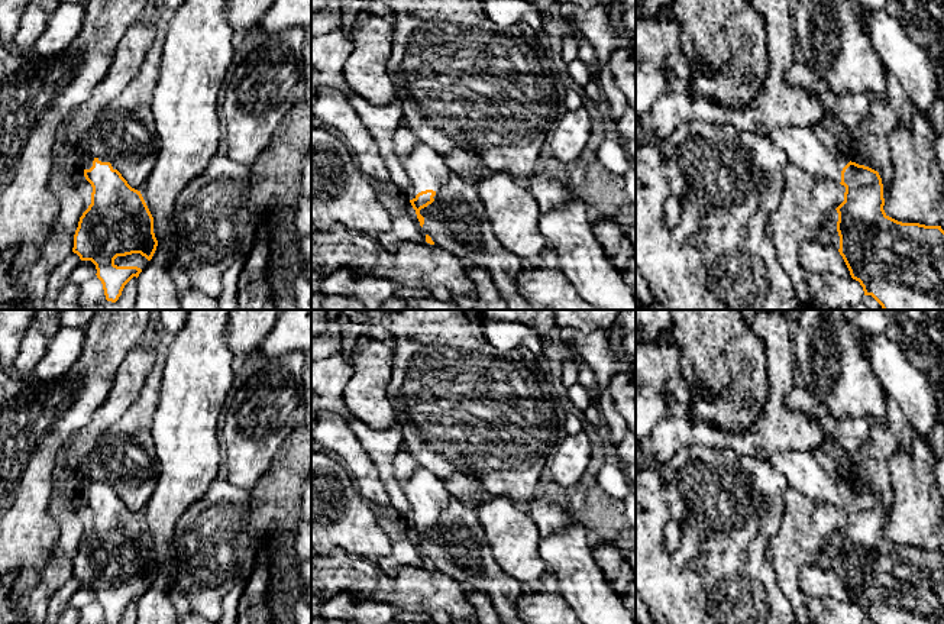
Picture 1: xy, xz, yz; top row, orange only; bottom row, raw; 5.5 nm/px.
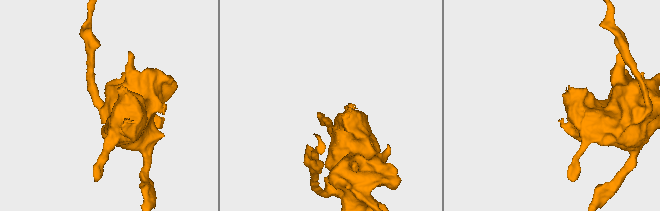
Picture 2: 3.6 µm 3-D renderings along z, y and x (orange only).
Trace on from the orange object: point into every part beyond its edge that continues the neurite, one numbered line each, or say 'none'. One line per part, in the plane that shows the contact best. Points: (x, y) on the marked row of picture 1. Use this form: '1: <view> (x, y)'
1: xy (135, 259)
2: xz (426, 168)

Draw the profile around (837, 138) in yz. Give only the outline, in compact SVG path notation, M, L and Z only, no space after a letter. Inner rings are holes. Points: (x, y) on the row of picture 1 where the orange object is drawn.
M824 111L822 120L812 130L831 152L841 153L846 159L863 165L864 152L860 129L848 129L831 111Z

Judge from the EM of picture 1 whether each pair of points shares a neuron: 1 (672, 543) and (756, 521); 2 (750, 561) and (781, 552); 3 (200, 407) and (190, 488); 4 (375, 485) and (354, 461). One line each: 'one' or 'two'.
1: one
2: two
3: one
4: one

